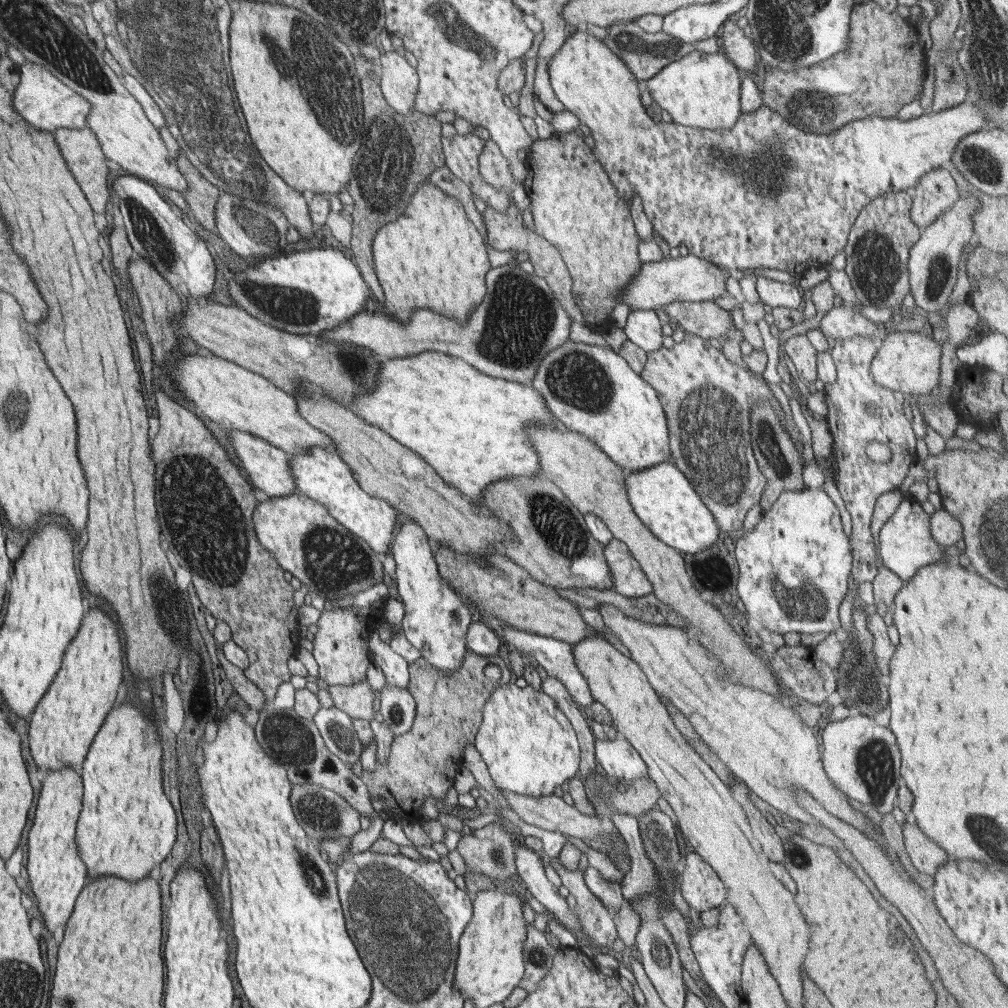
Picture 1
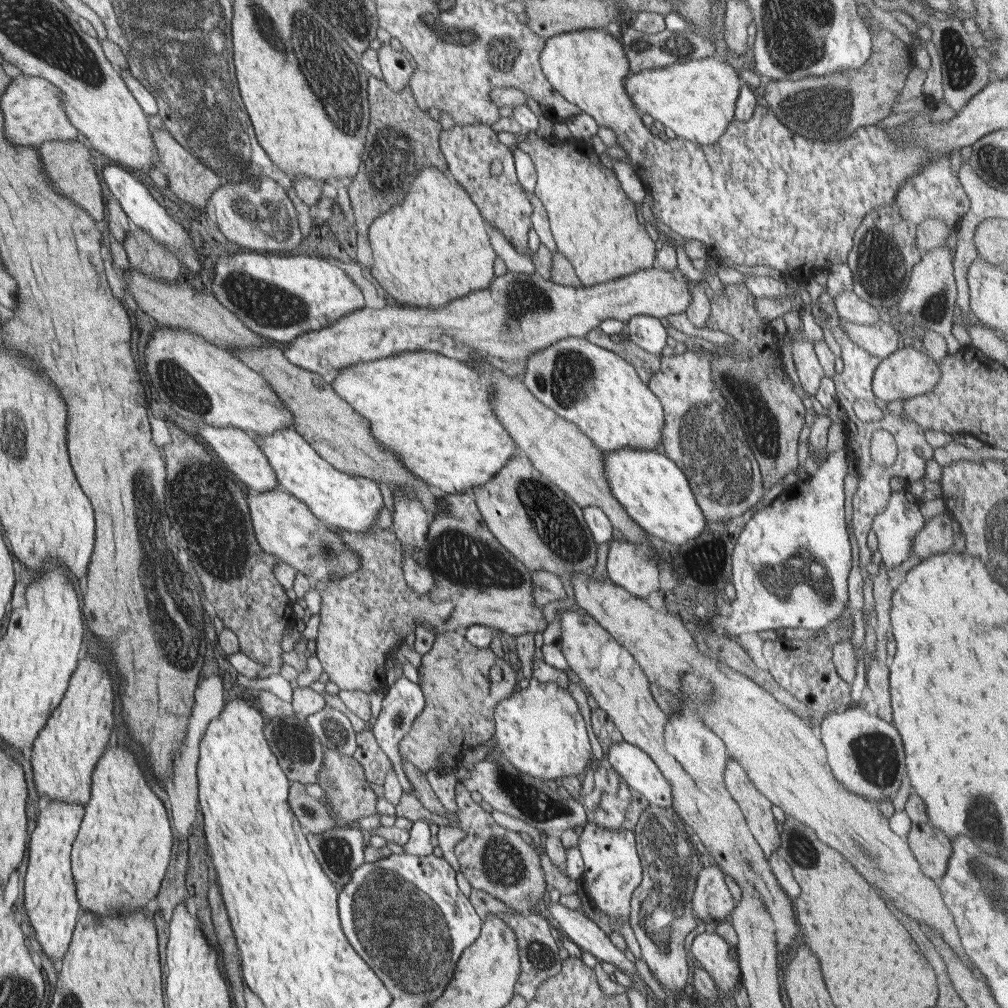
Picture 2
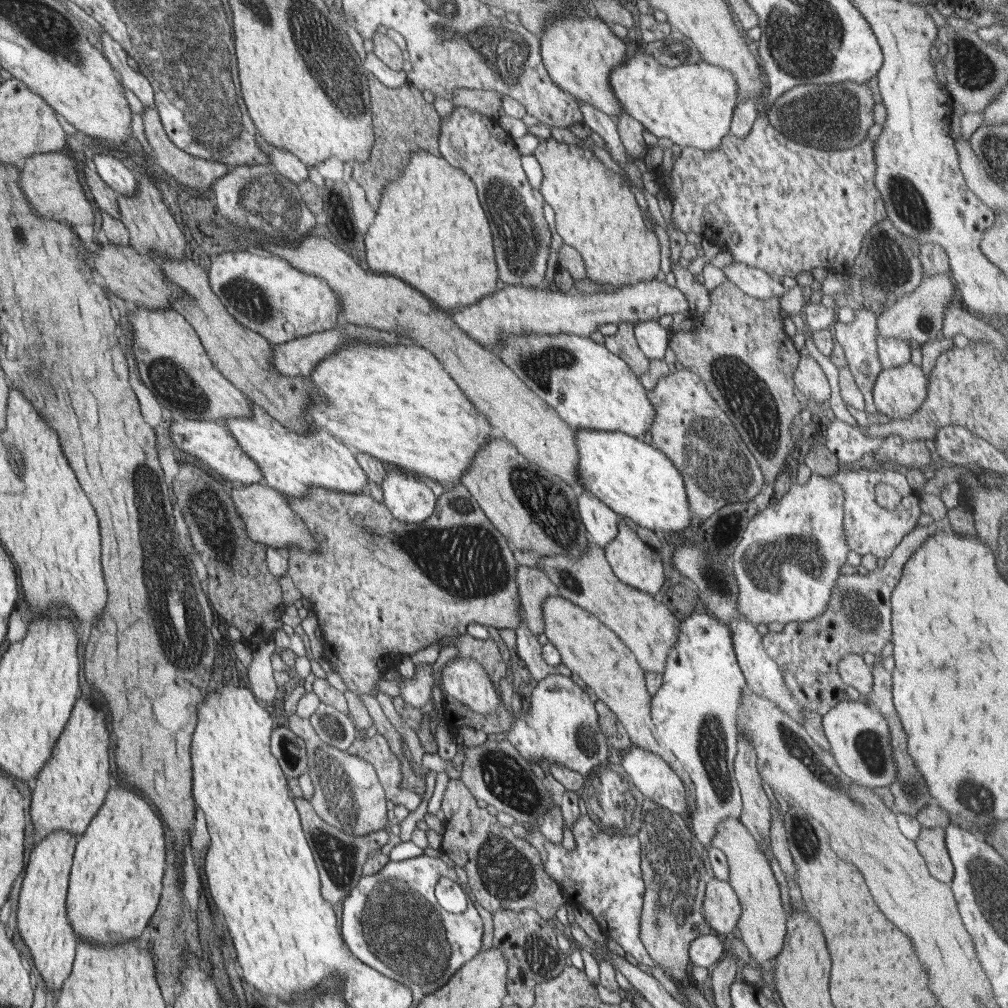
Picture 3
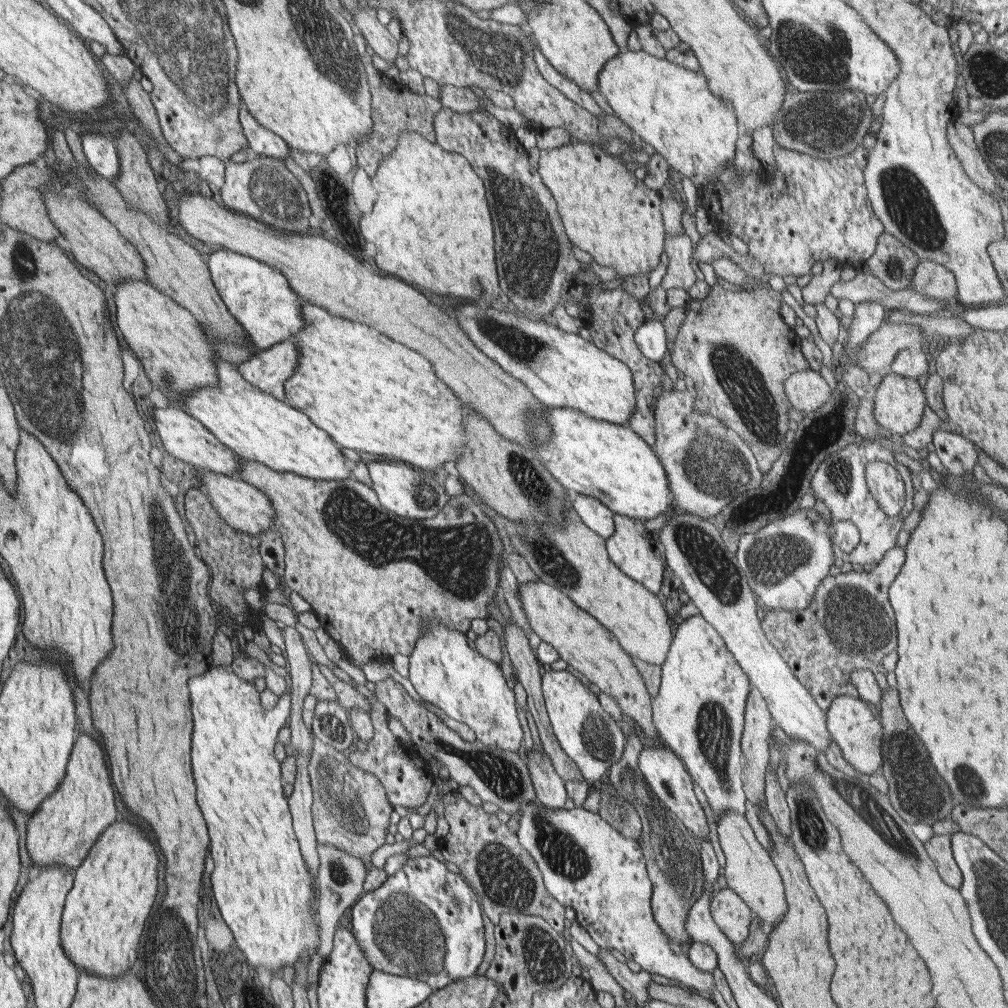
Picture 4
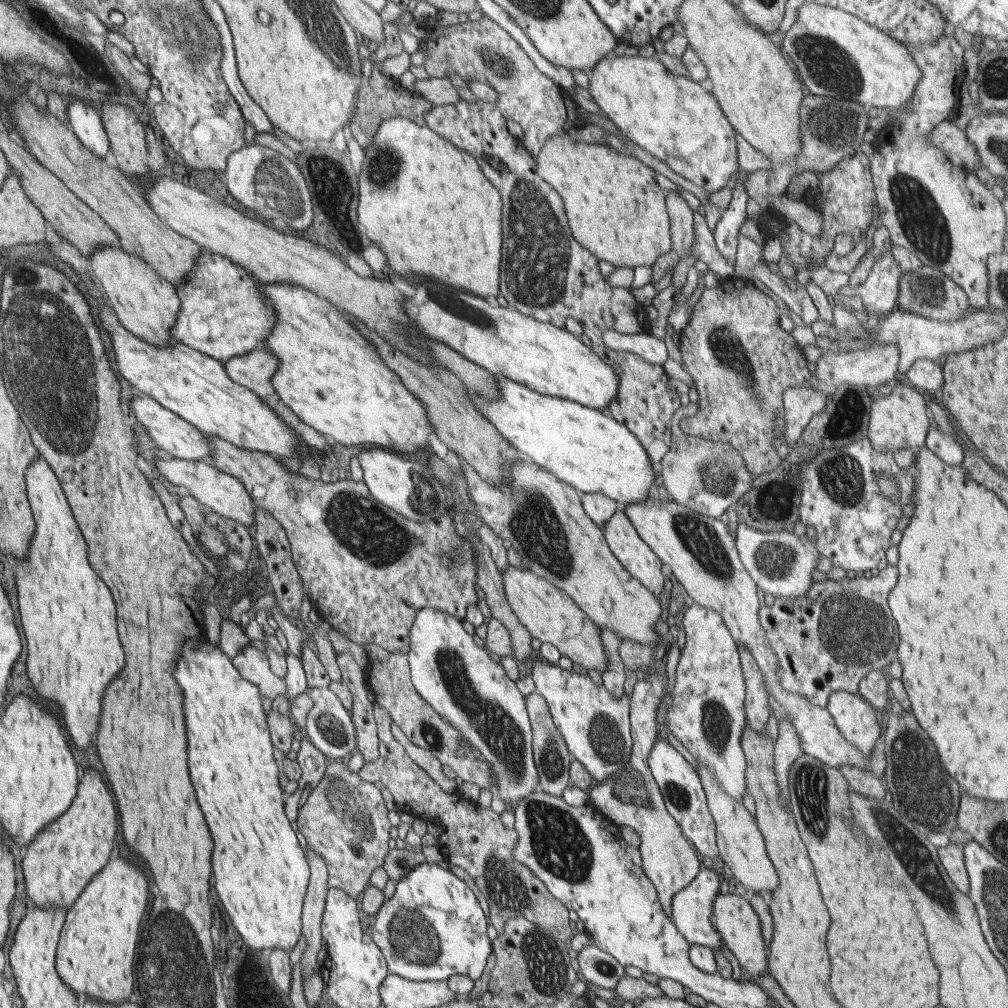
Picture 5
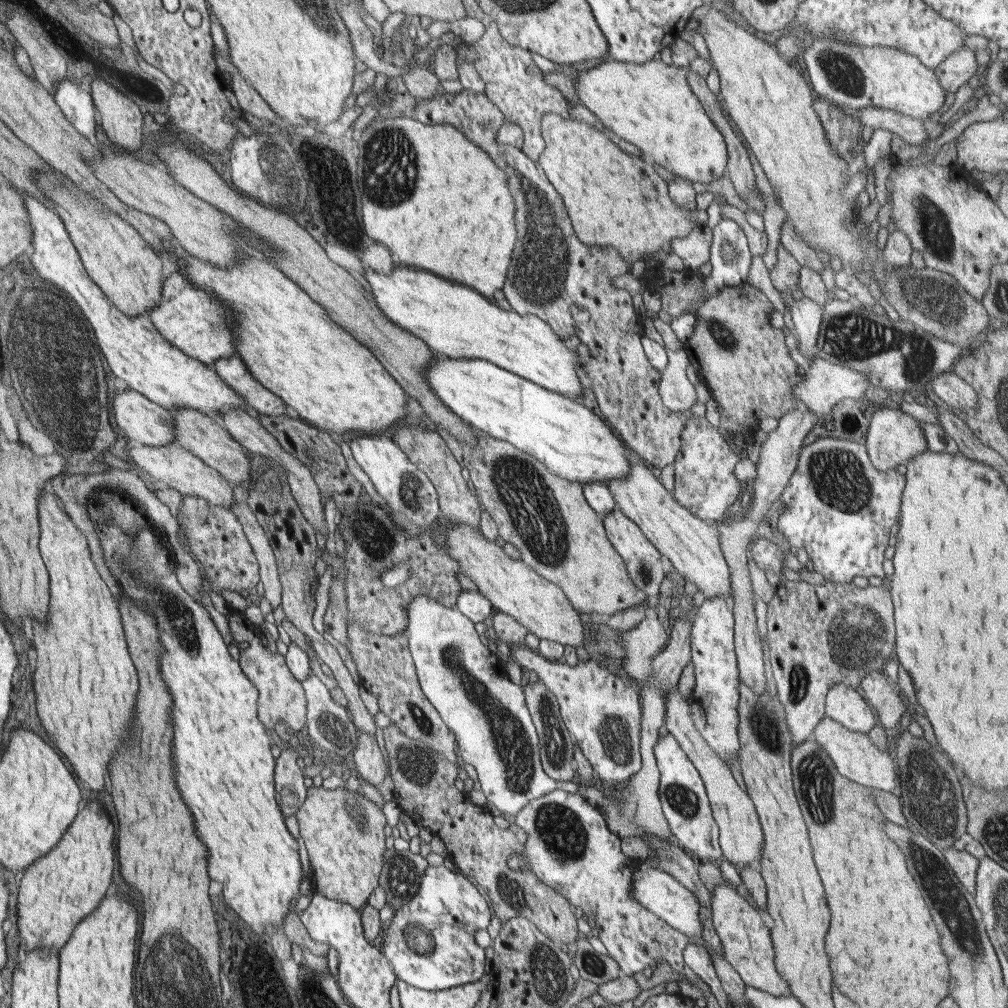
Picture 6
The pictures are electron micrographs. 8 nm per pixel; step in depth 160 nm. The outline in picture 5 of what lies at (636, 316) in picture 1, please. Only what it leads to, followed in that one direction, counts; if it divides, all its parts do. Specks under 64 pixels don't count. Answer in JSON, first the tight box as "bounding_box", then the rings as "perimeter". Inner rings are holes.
{"bounding_box":[602,330,669,366],"perimeter":[[[604,330],[602,339],[610,349],[632,352],[650,365],[663,366],[669,357],[664,341],[649,331],[640,334],[620,334],[616,330]]]}

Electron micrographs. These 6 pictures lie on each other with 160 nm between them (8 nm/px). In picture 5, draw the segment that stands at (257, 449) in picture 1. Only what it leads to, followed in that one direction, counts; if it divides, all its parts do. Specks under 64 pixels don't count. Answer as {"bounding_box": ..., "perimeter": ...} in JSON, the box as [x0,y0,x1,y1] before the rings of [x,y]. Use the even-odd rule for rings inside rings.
{"bounding_box":[129,395,211,460],"perimeter":[[[143,395],[142,397],[134,396],[129,404],[131,420],[135,420],[141,424],[142,428],[148,434],[148,438],[152,440],[152,444],[172,456],[189,460],[207,460],[211,458],[211,446],[207,441],[206,435],[194,426],[187,419],[176,414],[175,411],[168,410],[163,404],[156,402],[156,399]]]}

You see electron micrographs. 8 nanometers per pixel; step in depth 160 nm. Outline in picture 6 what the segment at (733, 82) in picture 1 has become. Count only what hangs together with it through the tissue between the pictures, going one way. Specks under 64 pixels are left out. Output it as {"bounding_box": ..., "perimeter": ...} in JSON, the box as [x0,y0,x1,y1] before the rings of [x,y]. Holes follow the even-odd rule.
{"bounding_box":[575,59,728,184],"perimeter":[[[610,59],[586,71],[580,71],[578,80],[575,80],[575,88],[581,104],[598,117],[607,131],[614,132],[618,138],[638,147],[648,160],[663,166],[675,176],[708,184],[727,171],[728,148],[723,134],[710,121],[702,103],[688,86],[686,73],[689,69],[674,64],[666,65],[655,59],[644,64]]]}

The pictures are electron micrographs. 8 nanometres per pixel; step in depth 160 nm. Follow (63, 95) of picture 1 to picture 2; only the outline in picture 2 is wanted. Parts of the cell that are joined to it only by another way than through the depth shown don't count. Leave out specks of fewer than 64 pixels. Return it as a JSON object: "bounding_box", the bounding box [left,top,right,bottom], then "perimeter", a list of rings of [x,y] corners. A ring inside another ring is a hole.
{"bounding_box":[3,75,78,148],"perimeter":[[[25,75],[12,79],[3,96],[4,136],[12,145],[38,148],[48,141],[74,141],[78,136],[76,127],[68,119],[62,91],[40,77]]]}

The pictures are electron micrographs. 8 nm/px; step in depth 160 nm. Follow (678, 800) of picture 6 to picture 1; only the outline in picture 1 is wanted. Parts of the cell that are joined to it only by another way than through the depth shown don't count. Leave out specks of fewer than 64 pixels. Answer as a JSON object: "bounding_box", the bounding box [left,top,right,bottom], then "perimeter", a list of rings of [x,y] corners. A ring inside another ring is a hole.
{"bounding_box":[595,736,649,786],"perimeter":[[[620,736],[607,741],[595,739],[595,759],[608,777],[622,786],[649,776],[638,751]]]}

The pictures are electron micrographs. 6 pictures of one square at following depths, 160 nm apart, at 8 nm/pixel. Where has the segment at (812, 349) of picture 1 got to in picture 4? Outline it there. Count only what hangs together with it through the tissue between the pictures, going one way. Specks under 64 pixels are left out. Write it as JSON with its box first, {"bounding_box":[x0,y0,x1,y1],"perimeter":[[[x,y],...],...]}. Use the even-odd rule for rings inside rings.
{"bounding_box":[785,368,831,416],"perimeter":[[[812,368],[810,370],[801,370],[789,376],[788,380],[785,382],[785,393],[791,408],[800,410],[804,416],[818,410],[823,404],[826,404],[831,397],[830,386],[820,375],[820,372],[814,371]]]}

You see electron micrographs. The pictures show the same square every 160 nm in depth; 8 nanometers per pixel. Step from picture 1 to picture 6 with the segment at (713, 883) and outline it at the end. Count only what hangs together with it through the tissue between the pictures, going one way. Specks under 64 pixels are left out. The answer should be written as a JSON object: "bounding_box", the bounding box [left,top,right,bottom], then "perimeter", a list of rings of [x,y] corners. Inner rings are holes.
{"bounding_box":[711,881,791,996],"perimeter":[[[728,881],[720,883],[711,892],[711,913],[713,929],[721,942],[723,957],[741,976],[745,986],[763,990],[772,996],[791,994],[788,983],[780,976],[775,965],[775,952],[771,929],[764,917],[744,897],[742,889],[734,889]]]}

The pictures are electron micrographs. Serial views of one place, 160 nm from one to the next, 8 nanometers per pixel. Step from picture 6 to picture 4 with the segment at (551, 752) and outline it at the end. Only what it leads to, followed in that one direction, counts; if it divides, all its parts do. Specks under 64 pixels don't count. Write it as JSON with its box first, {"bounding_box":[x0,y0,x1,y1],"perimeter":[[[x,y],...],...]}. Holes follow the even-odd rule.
{"bounding_box":[523,748,568,808],"perimeter":[[[536,748],[523,754],[529,768],[529,775],[535,788],[537,799],[547,808],[564,807],[568,797],[565,780],[556,772],[550,755]]]}

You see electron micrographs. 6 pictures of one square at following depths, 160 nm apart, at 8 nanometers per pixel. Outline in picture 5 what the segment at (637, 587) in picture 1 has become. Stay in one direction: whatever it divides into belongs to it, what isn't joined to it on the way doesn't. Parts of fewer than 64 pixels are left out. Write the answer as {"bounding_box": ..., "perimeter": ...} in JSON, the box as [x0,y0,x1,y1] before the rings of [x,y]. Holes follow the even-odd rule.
{"bounding_box":[603,507,666,598],"perimeter":[[[623,507],[618,508],[605,522],[603,533],[613,556],[657,598],[666,580],[662,575],[663,563],[640,538]]]}

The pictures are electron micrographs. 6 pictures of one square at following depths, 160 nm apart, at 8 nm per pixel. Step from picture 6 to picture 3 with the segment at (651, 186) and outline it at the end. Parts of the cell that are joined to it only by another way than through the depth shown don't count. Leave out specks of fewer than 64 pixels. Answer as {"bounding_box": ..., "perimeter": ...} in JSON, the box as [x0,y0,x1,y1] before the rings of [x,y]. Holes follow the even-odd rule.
{"bounding_box":[533,138,660,286],"perimeter":[[[554,138],[541,140],[533,155],[540,163],[543,172],[539,191],[543,194],[545,202],[556,212],[556,224],[558,224],[556,230],[568,246],[576,248],[582,255],[588,279],[600,284],[608,283],[616,286],[654,279],[660,270],[658,237],[646,221],[634,193],[622,175],[600,162],[591,150],[560,143]]]}

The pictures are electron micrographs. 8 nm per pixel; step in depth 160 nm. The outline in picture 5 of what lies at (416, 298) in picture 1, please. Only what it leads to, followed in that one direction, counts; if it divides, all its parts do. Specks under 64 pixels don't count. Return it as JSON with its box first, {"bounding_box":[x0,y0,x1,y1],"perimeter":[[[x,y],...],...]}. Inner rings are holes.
{"bounding_box":[357,116,503,301],"perimeter":[[[402,116],[390,118],[381,123],[374,135],[372,144],[366,148],[366,158],[364,158],[364,164],[362,164],[362,170],[360,170],[360,194],[358,194],[359,205],[357,210],[358,226],[364,230],[368,240],[380,247],[380,250],[387,256],[388,264],[400,276],[405,278],[408,274],[416,274],[416,276],[424,276],[428,280],[432,278],[432,281],[447,285],[450,289],[469,290],[475,295],[493,301],[499,294],[503,241],[502,197],[500,191],[490,182],[490,179],[486,178],[476,159],[472,158],[468,152],[456,148],[452,142],[440,137],[428,125],[419,125],[408,118],[402,118]]]}

